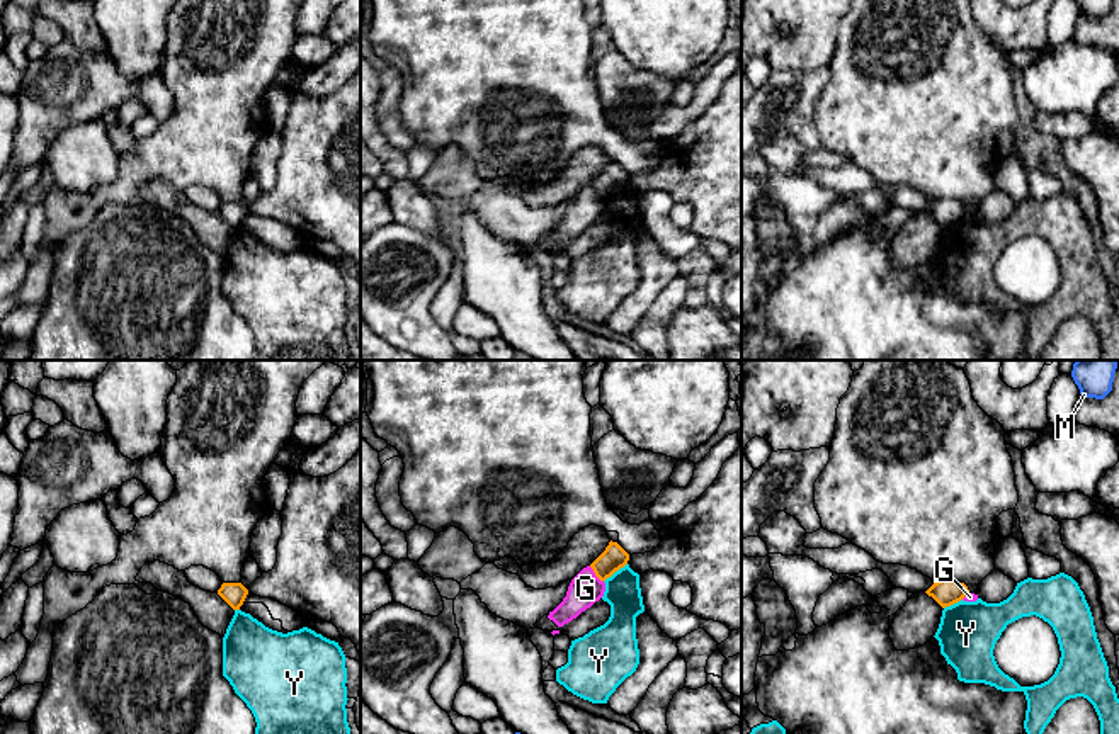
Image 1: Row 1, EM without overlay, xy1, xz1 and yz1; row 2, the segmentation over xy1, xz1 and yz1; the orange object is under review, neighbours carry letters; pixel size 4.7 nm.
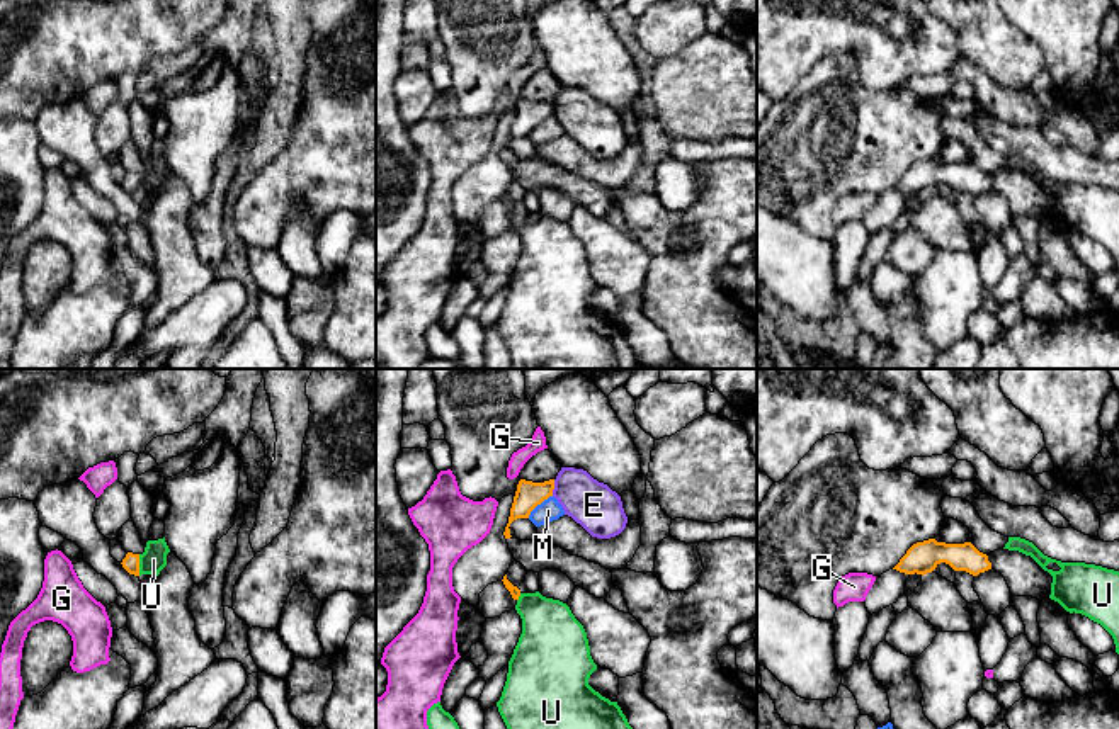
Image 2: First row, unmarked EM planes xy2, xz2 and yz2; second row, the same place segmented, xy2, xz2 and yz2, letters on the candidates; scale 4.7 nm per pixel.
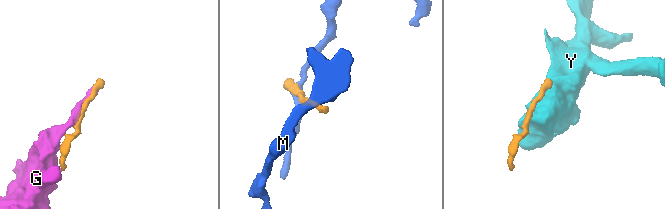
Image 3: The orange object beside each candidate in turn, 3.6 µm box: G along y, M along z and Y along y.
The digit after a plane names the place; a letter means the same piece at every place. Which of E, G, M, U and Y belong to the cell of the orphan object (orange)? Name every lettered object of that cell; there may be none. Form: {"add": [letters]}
{"add": ["U"]}

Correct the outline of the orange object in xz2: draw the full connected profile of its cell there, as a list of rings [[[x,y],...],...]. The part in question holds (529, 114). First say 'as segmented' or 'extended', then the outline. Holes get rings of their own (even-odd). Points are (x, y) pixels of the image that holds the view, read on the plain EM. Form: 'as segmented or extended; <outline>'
as segmented; [[[520,99],[510,127],[508,143],[505,146],[505,158],[510,158],[510,143],[517,138],[529,138],[531,131],[544,119],[553,116],[554,99],[544,102],[532,102]]]

